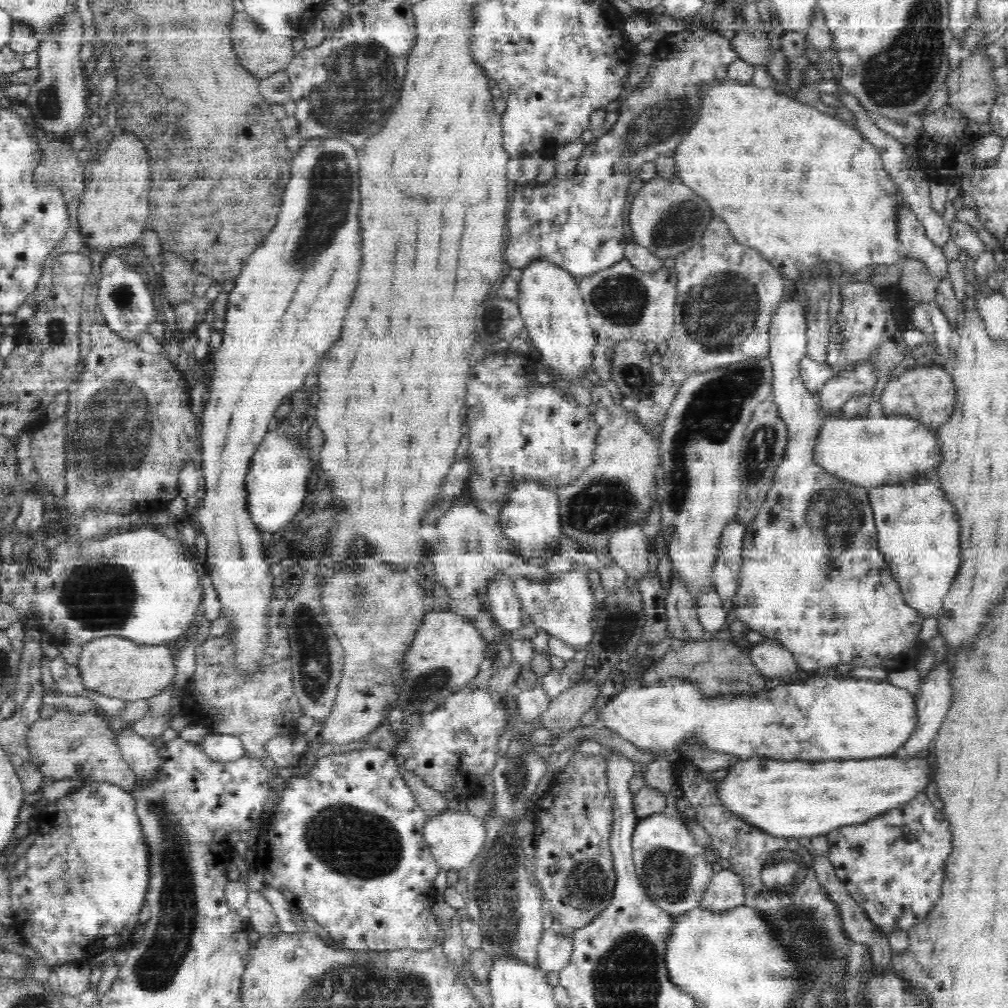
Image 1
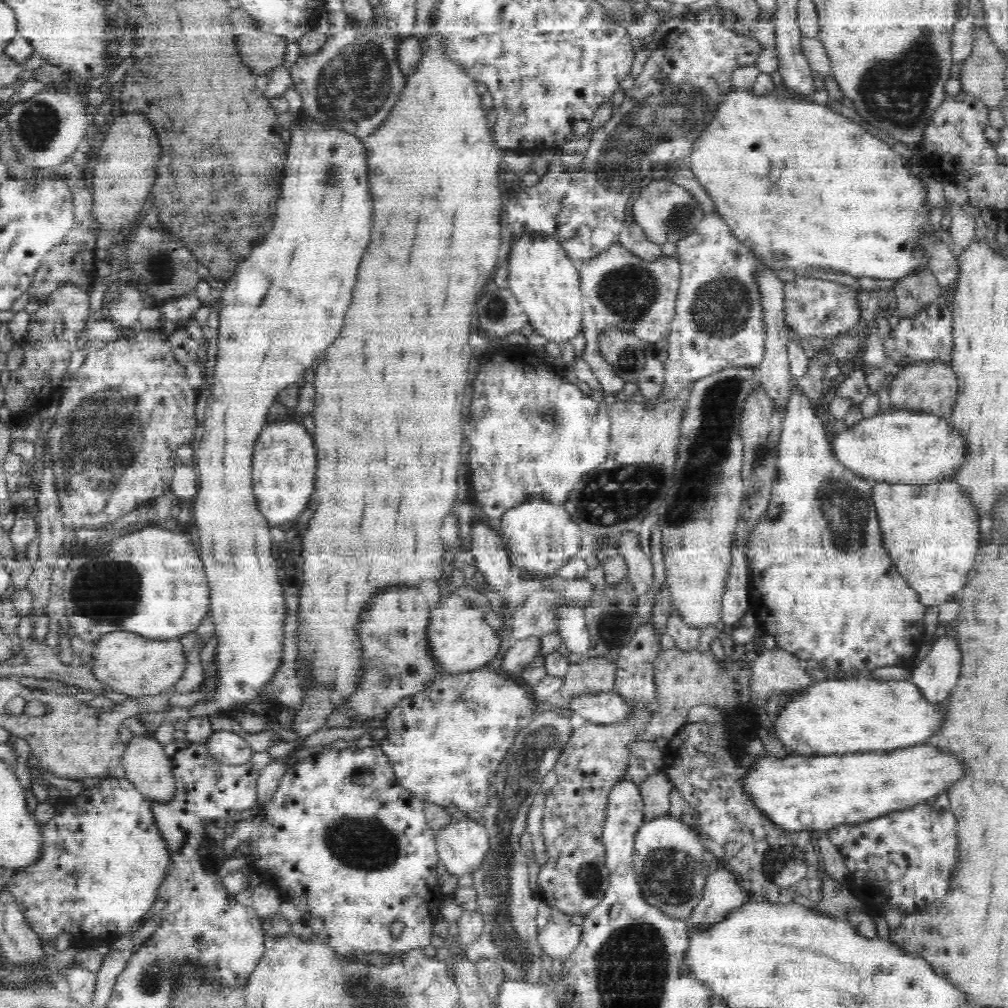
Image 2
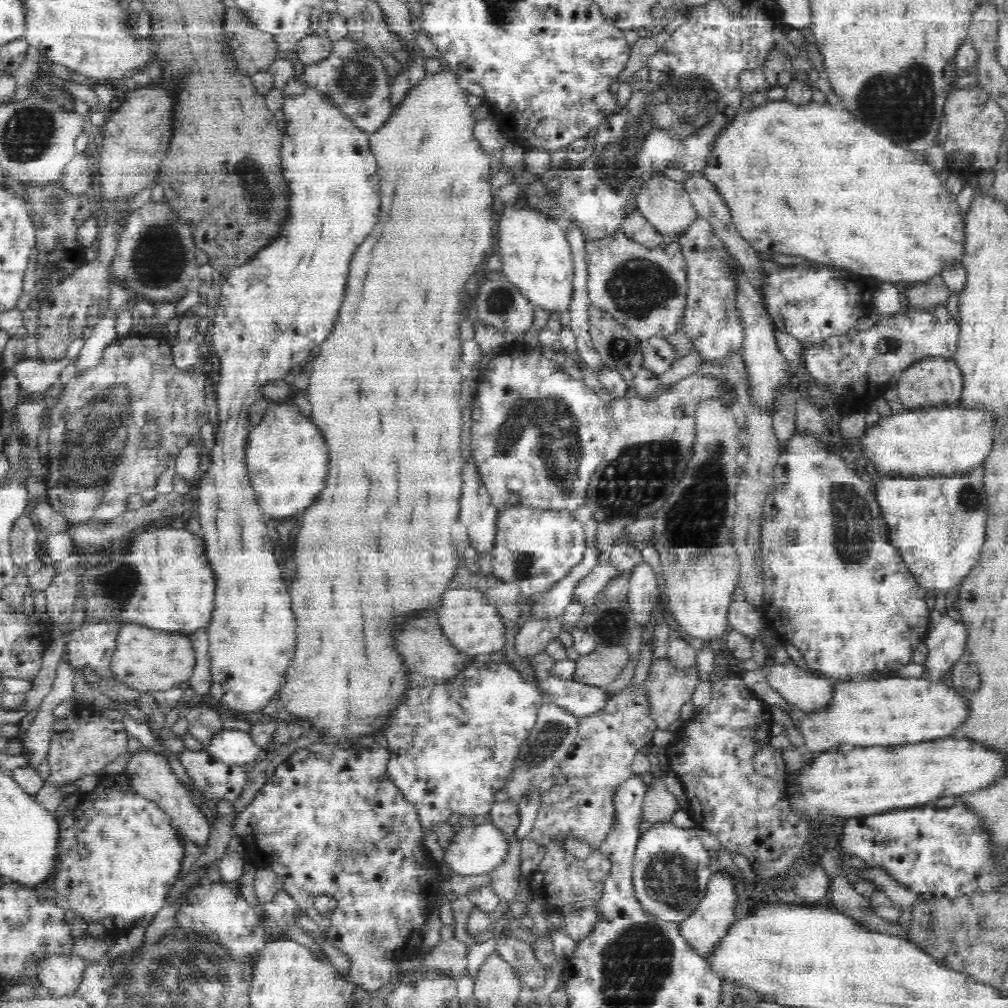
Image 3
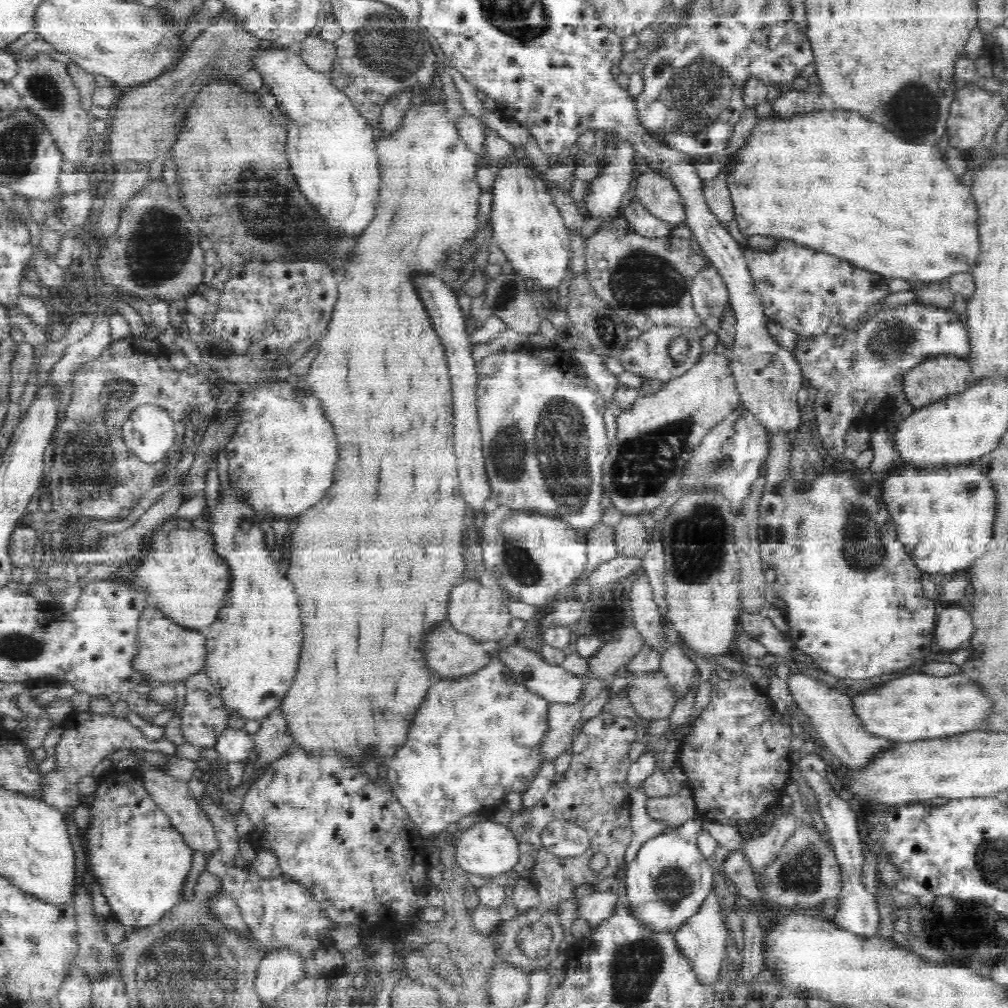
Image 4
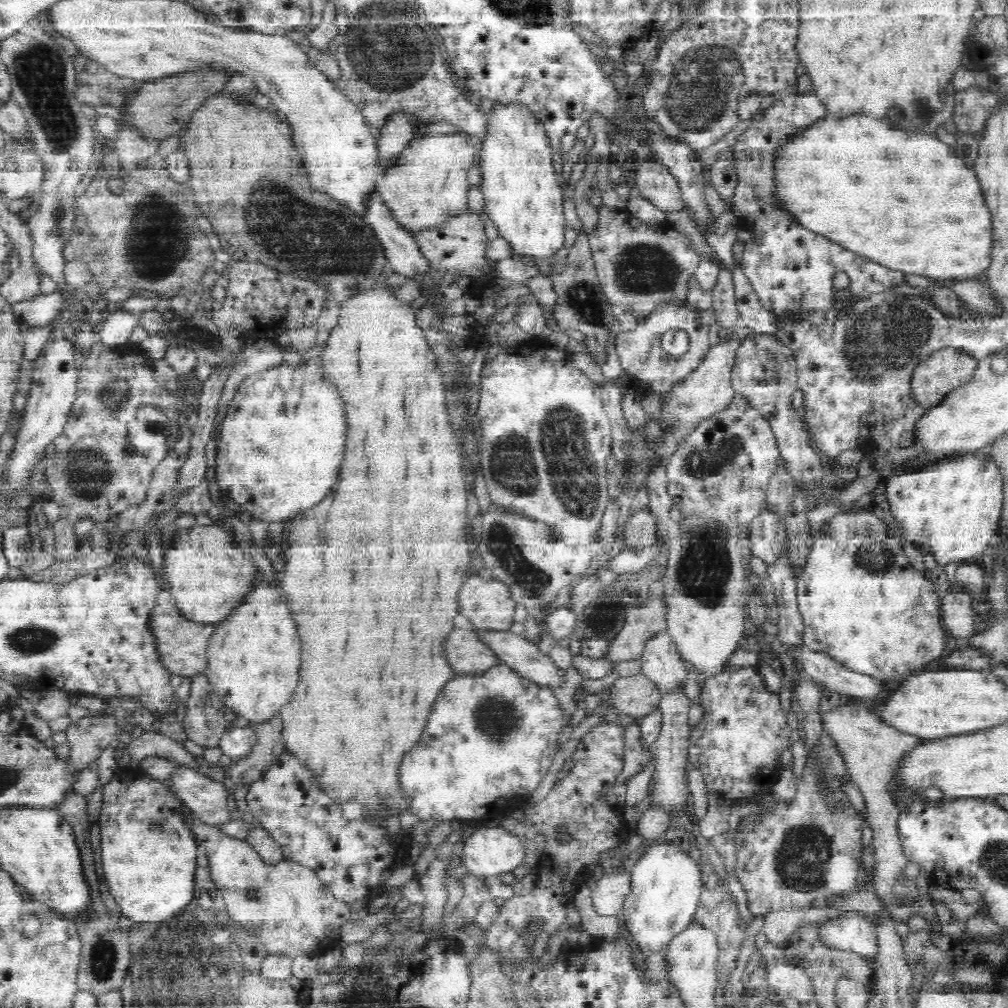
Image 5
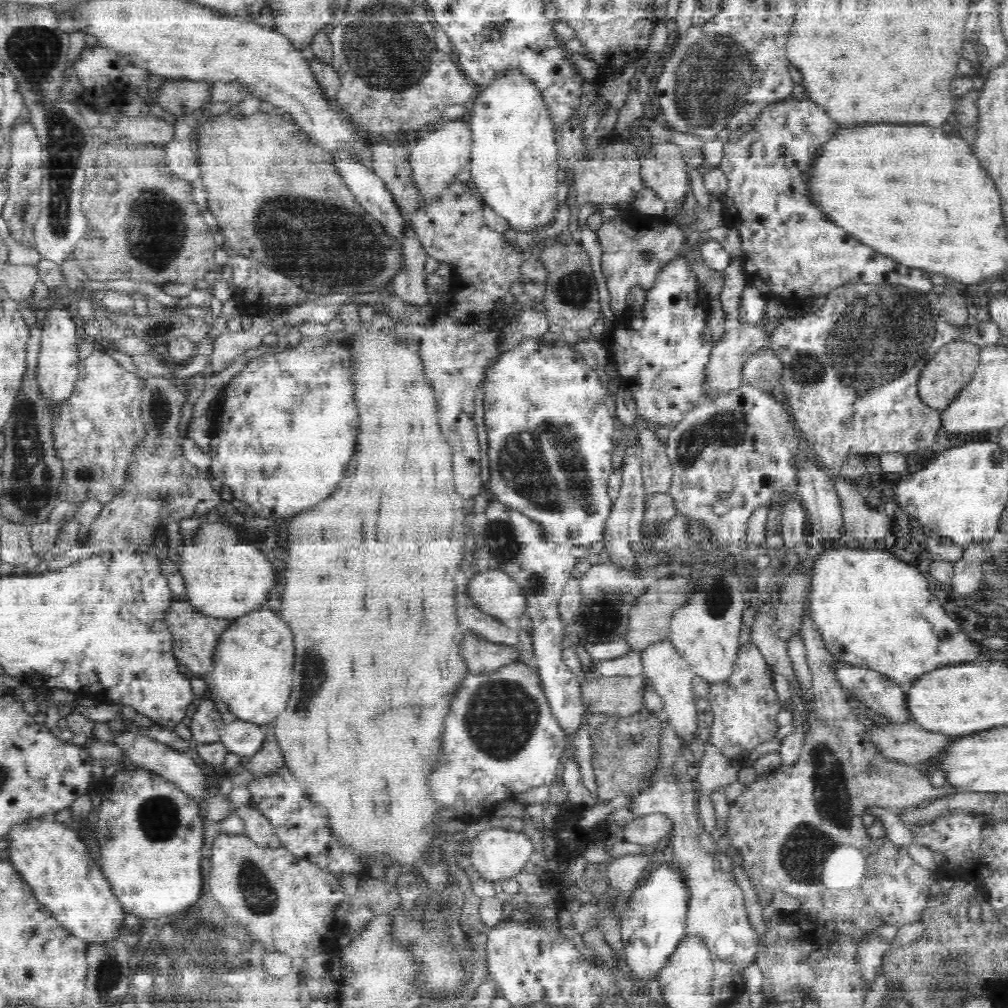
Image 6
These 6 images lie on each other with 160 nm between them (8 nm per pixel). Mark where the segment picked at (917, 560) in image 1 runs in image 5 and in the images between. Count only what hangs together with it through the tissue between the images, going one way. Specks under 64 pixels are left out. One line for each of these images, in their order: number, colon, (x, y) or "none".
2: (932, 531)
3: (939, 523)
4: (945, 516)
5: (953, 509)

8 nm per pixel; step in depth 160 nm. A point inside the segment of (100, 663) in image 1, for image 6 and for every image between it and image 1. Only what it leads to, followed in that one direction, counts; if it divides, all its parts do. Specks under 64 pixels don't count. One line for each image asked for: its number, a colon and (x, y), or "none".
2: (129, 663)
3: (148, 658)
4: (170, 652)
5: (184, 642)
6: (196, 634)

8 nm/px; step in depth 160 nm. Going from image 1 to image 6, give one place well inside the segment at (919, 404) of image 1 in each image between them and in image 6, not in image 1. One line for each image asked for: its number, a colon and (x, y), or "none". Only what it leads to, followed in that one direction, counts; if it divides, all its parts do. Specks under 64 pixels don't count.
2: (929, 385)
3: (935, 381)
4: (936, 378)
5: (945, 370)
6: (953, 366)

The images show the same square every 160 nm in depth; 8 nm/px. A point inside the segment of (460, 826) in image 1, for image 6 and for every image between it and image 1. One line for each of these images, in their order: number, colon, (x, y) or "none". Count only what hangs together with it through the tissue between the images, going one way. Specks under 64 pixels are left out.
2: (463, 846)
3: (482, 848)
4: (487, 848)
5: (488, 852)
6: (497, 853)

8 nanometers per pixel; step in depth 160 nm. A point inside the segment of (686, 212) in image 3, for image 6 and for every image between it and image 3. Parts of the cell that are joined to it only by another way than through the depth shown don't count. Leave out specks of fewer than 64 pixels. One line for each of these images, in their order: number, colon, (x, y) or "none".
4: (654, 191)
5: (654, 180)
6: (664, 170)

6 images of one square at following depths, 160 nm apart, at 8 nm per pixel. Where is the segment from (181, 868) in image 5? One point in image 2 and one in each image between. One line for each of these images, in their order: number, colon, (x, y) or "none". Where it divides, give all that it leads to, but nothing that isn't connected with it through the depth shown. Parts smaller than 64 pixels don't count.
2: (104, 861)
3: (120, 854)
4: (141, 862)

